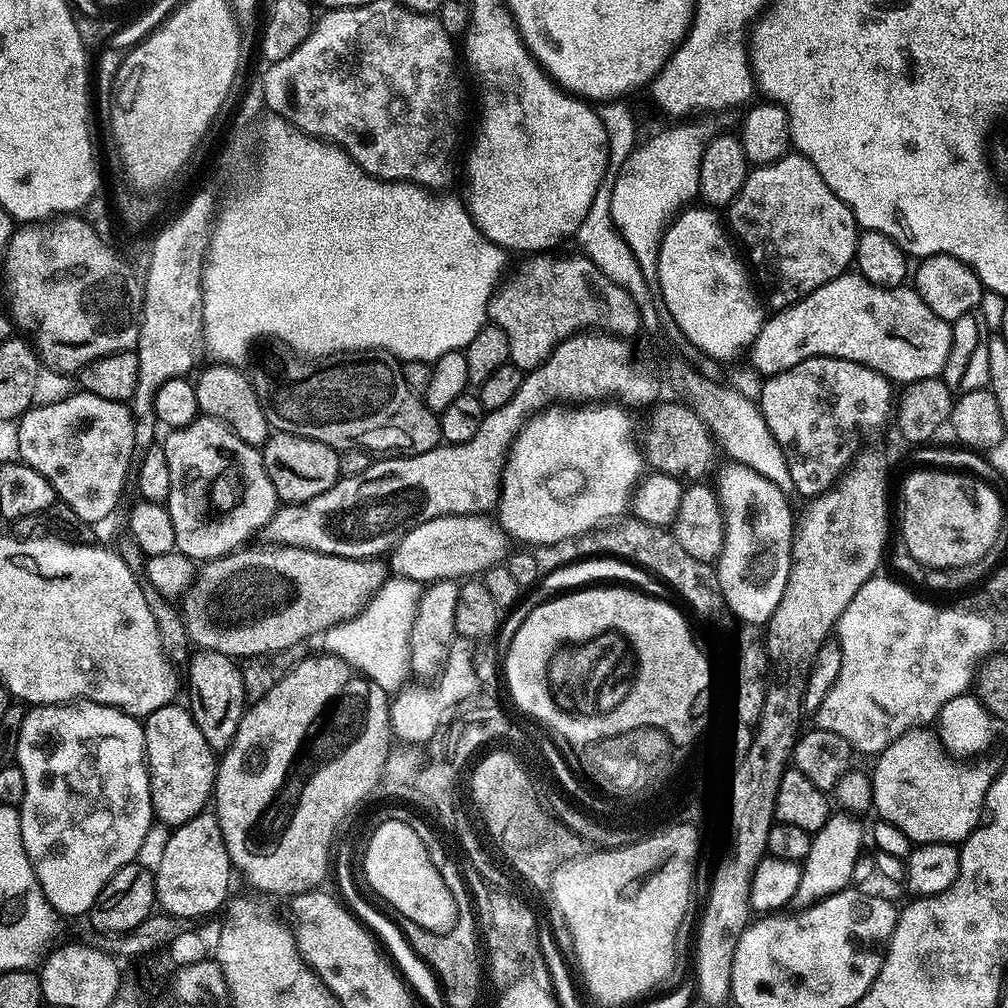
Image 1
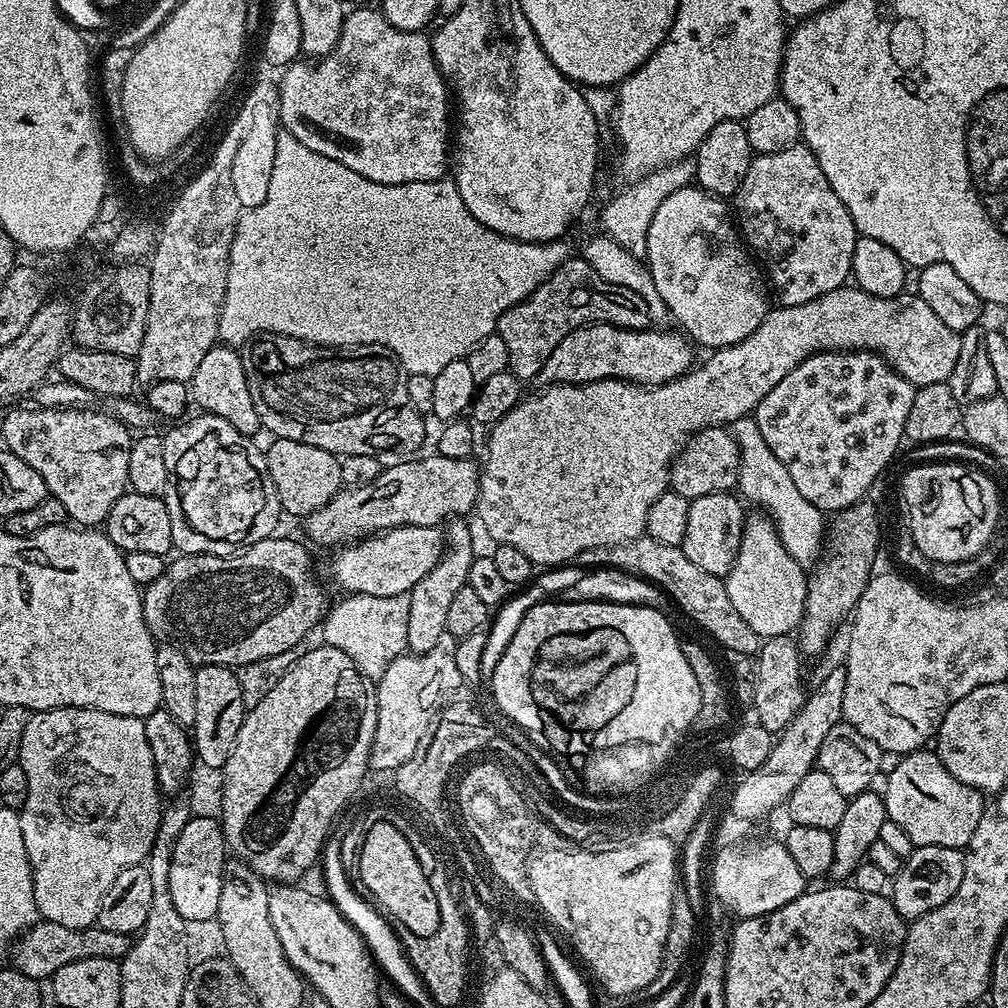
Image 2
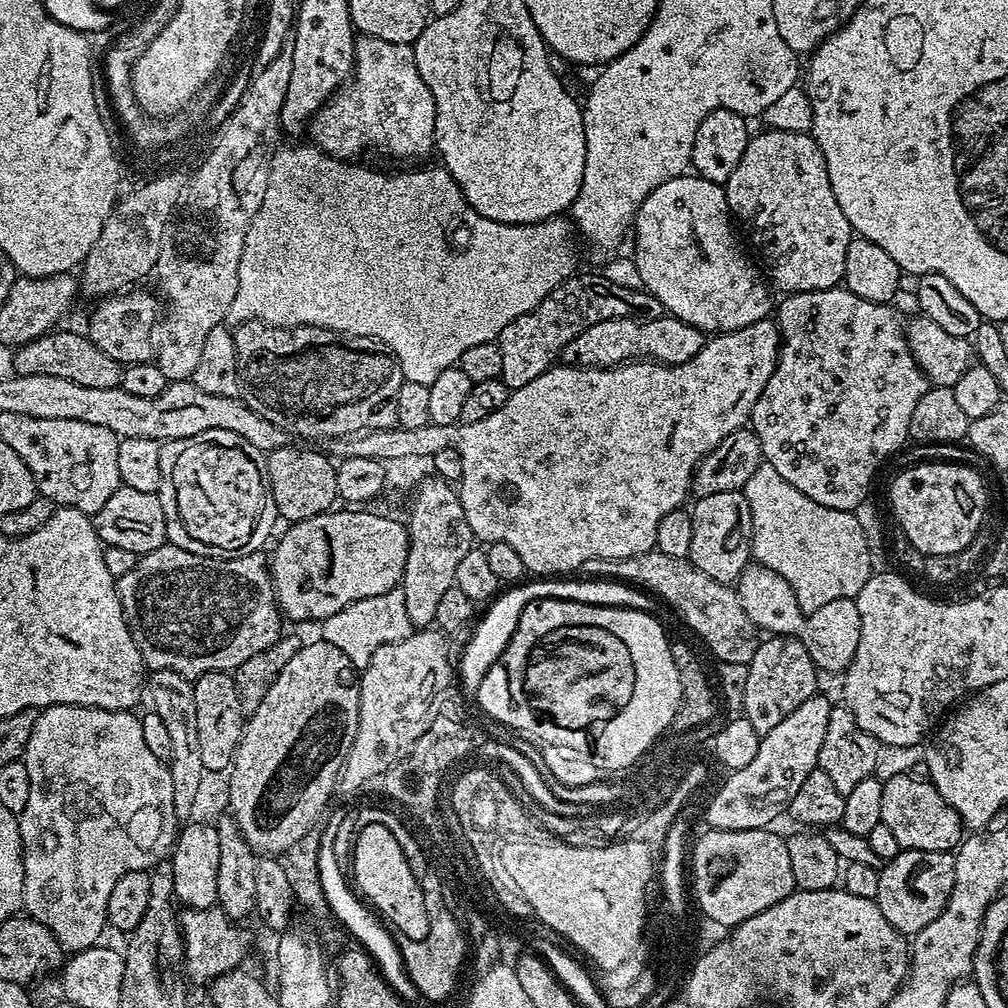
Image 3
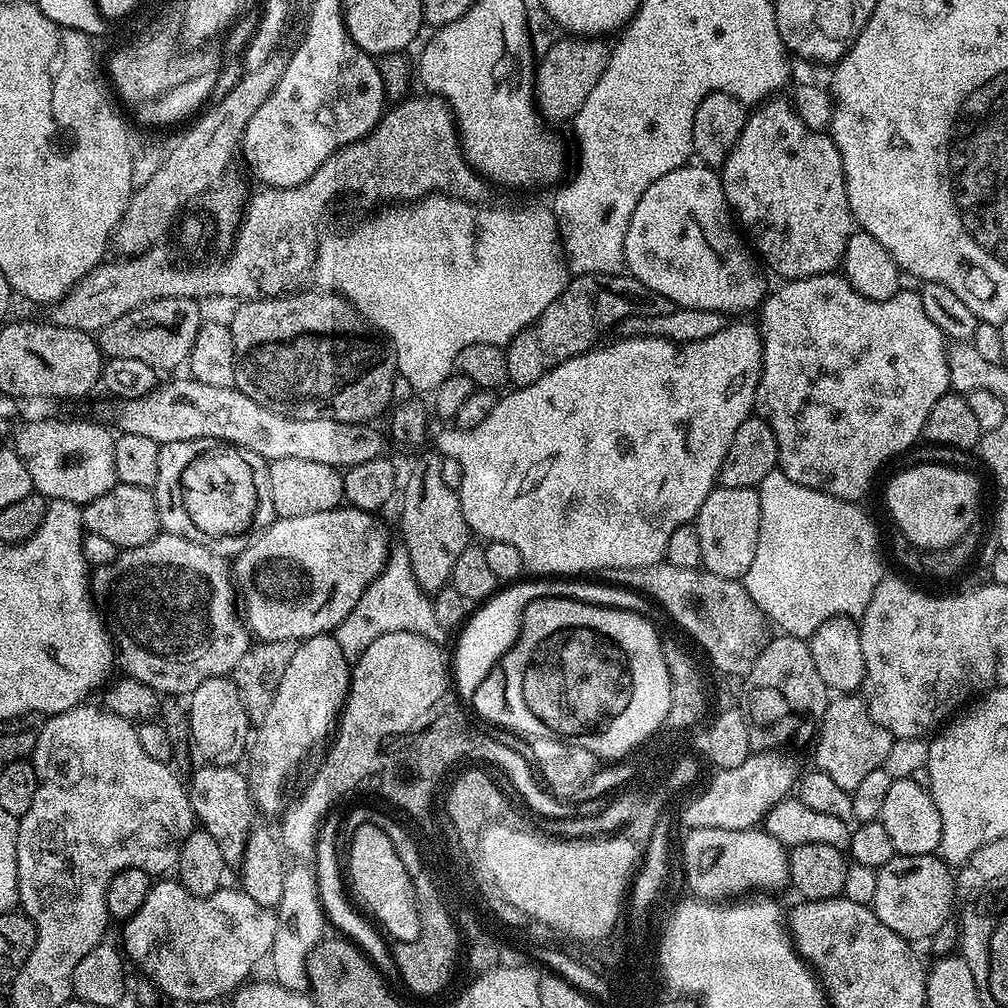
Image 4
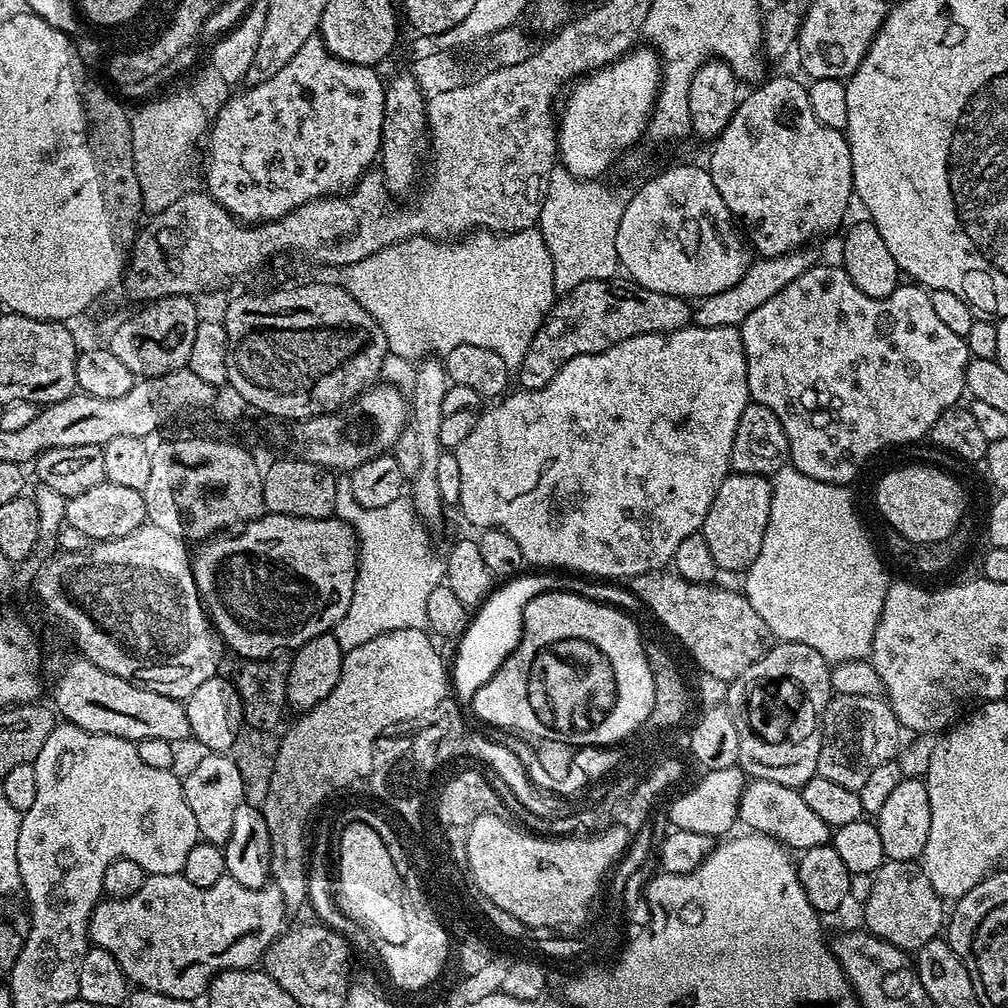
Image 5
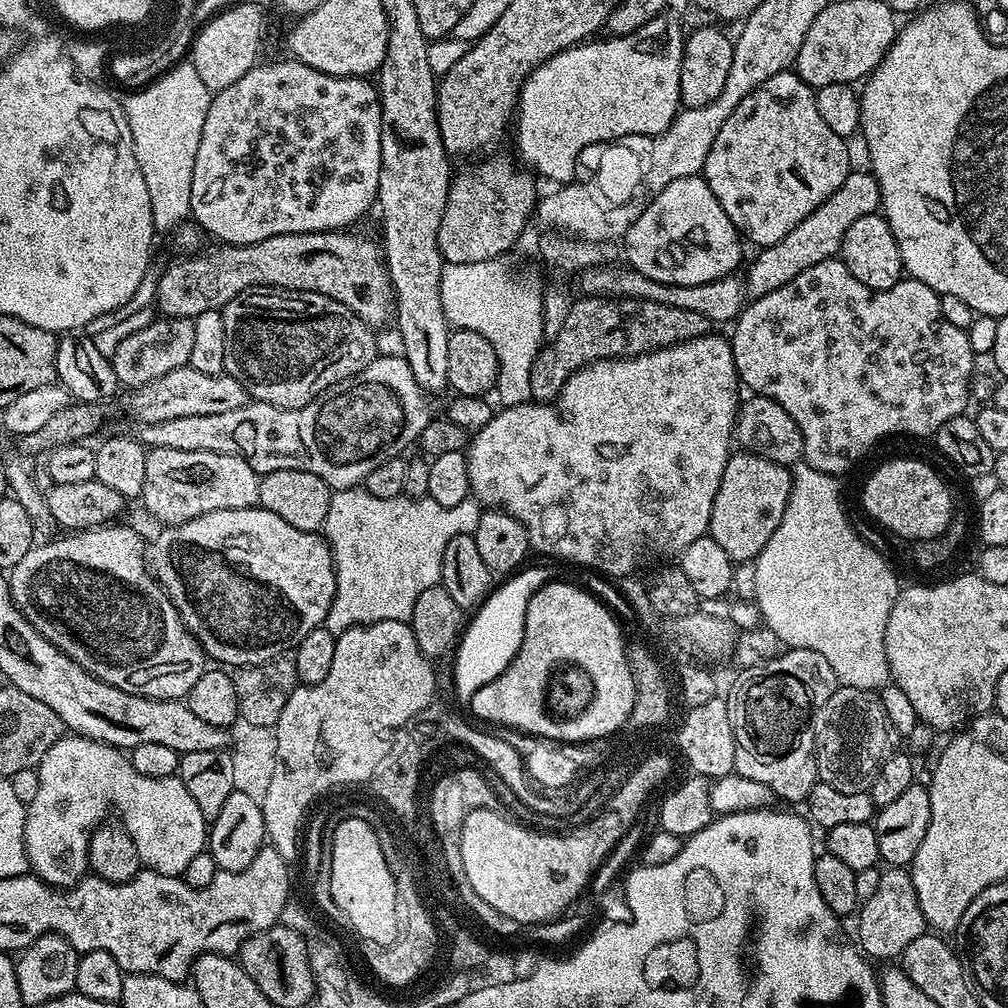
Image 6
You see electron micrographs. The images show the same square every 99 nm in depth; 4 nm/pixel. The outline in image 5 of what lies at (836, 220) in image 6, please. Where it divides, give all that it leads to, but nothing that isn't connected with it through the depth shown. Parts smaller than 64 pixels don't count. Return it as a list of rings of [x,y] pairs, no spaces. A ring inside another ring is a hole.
[[[812,246],[787,252],[781,256],[753,259],[746,274],[742,274],[742,278],[734,286],[730,286],[730,290],[722,290],[718,294],[705,296],[699,301],[700,305],[698,303],[695,305],[692,324],[697,328],[739,326],[746,318],[750,318],[750,314],[754,314],[754,310],[758,310],[758,306],[762,306],[762,302],[767,302],[769,298],[774,298],[774,294],[778,294],[778,290],[790,286],[790,282],[794,282],[798,274],[810,270],[817,260],[818,256]]]

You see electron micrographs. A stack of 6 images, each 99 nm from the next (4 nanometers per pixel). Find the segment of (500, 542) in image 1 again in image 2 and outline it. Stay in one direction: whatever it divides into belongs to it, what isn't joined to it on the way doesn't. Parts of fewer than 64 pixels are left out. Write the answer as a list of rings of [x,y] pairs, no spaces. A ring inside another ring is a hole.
[[[402,526],[401,528],[391,528],[388,532],[382,532],[374,536],[367,537],[363,540],[356,541],[355,544],[349,544],[341,547],[340,552],[332,561],[328,564],[328,572],[332,575],[332,580],[341,588],[341,593],[344,594],[359,594],[361,596],[402,596],[411,592],[414,585],[418,583],[422,578],[426,576],[437,562],[440,561],[440,557],[444,551],[444,538],[439,527],[433,526],[427,528],[426,526]]]

